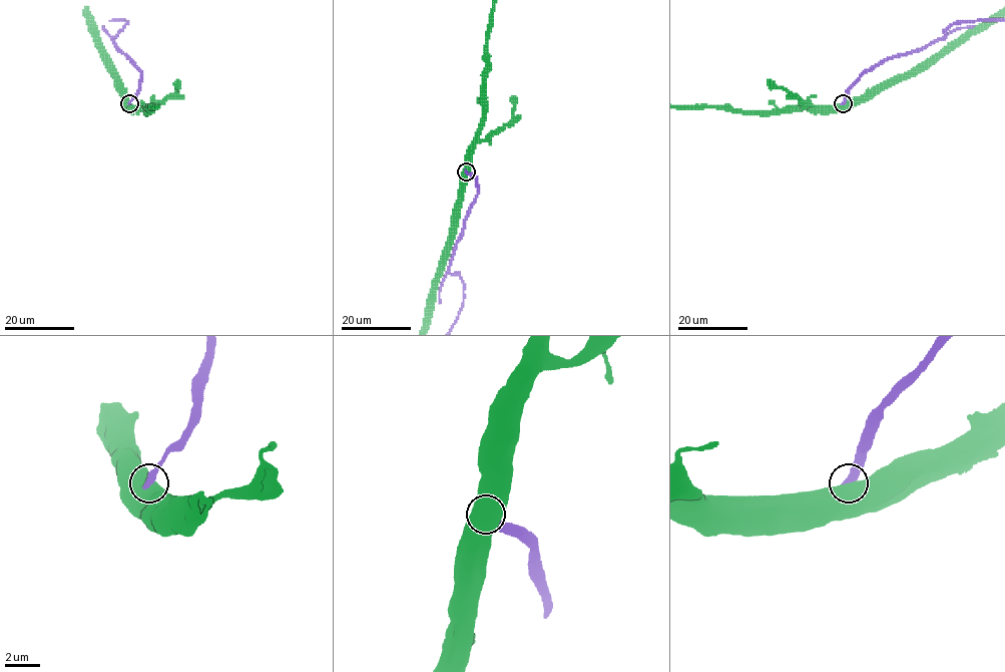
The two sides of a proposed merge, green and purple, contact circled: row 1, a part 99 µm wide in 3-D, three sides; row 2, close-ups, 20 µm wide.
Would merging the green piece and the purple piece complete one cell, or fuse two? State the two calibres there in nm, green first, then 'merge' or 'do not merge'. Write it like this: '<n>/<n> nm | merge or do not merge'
750/500 nm | do not merge

